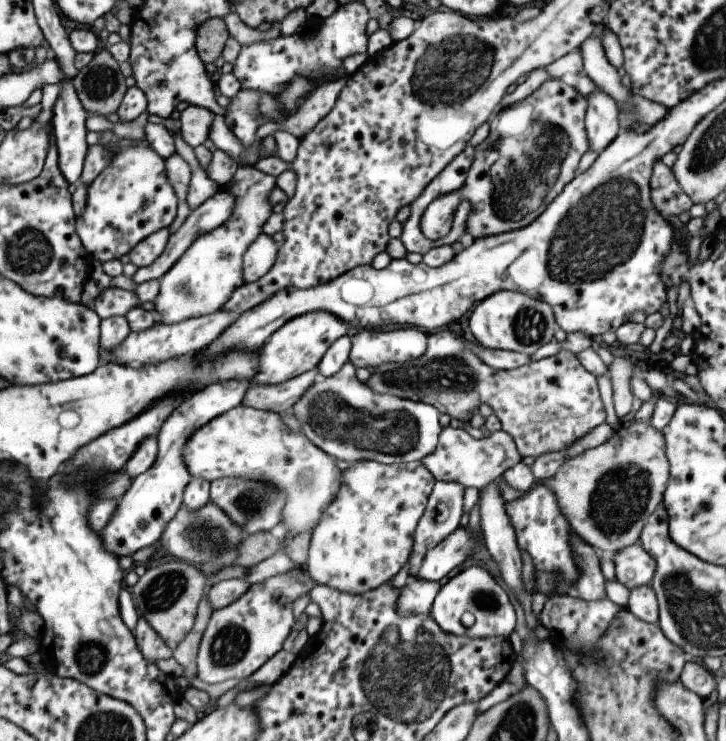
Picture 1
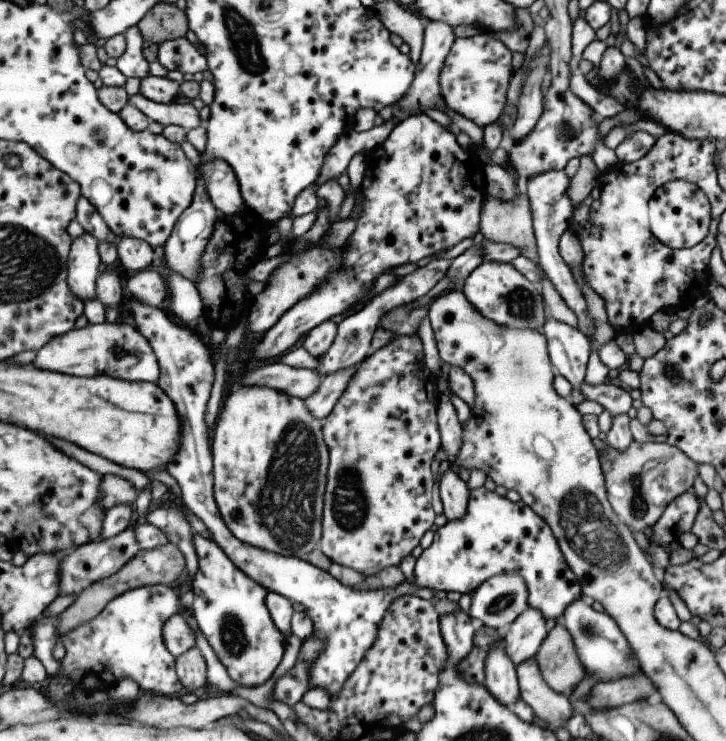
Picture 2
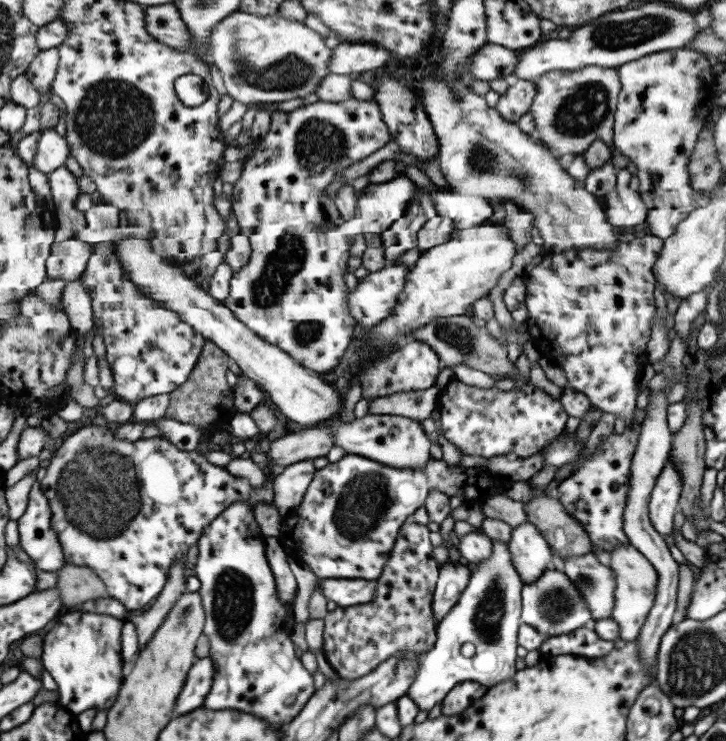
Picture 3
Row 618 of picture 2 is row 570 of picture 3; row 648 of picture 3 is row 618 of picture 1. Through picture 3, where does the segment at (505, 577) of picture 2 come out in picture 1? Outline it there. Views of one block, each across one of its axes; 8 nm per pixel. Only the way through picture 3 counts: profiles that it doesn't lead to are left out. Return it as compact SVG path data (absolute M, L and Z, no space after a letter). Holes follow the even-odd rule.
M476 566L459 571L444 585L439 587L427 615L446 633L471 638L505 637L515 628L515 612L505 593L506 587L498 578L491 577L485 570ZM471 612L474 622L465 628L461 625L461 614Z

